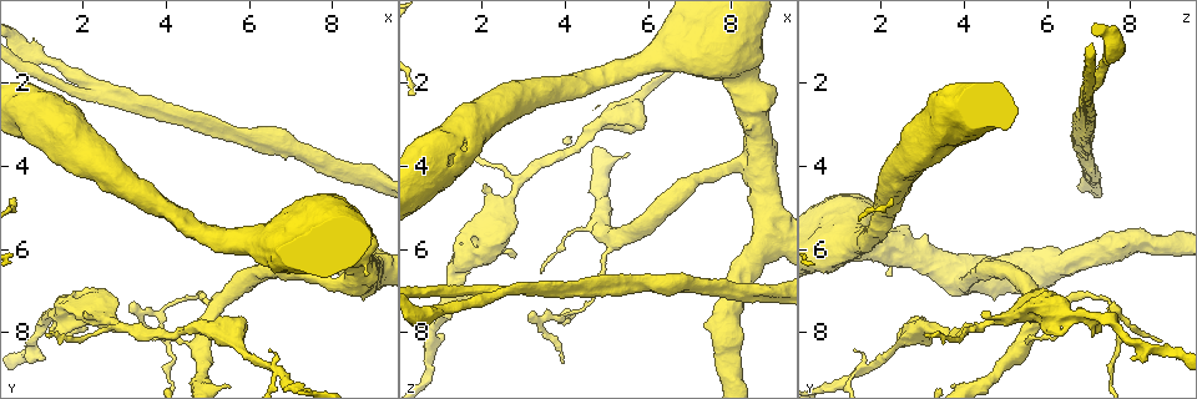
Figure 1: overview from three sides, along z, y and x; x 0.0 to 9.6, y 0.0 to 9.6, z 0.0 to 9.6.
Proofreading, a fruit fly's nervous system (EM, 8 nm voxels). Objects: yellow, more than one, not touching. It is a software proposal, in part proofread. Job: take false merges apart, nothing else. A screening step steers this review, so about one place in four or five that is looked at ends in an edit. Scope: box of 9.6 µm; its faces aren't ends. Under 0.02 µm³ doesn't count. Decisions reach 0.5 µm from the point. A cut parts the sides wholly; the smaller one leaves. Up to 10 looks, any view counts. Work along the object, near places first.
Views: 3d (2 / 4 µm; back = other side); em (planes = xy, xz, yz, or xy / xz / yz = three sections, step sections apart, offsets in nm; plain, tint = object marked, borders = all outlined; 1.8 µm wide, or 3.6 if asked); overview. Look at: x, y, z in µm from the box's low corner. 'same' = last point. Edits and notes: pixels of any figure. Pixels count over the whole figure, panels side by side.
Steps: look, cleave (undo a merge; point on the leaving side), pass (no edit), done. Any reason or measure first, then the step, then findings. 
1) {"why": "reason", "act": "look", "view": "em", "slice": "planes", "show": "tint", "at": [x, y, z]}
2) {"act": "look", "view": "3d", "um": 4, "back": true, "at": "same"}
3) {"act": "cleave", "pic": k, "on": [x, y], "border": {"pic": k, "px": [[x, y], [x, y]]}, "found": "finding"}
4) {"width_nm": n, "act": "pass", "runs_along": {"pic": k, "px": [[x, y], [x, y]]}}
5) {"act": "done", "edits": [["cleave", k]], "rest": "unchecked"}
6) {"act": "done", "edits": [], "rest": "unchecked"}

{"why": "calibre changes", "act": "look", "view": "3d", "um": 4, "back": true, "at": [6.10, 3.35, 6.85]}

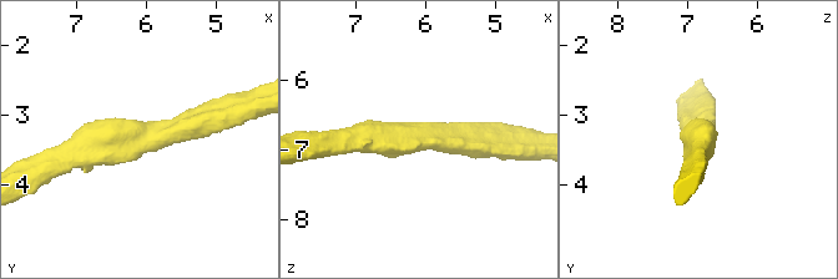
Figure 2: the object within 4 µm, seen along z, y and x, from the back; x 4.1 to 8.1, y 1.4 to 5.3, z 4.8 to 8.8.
{"arm_widths_nm": [280, 400], "why": "now the EM", "act": "look", "view": "em", "um": 3.6, "slice": "planes", "show": "tint", "at": [6.10, 3.30, 6.85]}

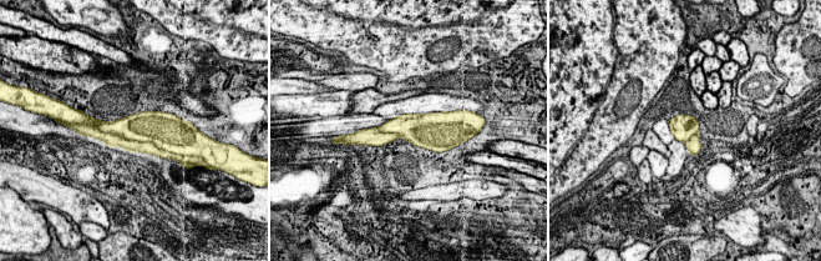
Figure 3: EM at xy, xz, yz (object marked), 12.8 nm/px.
{"act": "cleave", "pic": 3, "on": [110, 140], "part_leaving": {"pic": 3, "px": [[94, 130], [110, 140], [157, 152]]}, "found": "two neurons meet here"}

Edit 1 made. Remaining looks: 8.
{"why": "closes a loop", "act": "look", "view": "3d", "um": 4, "at": [1.45, 7.50, 5.85]}

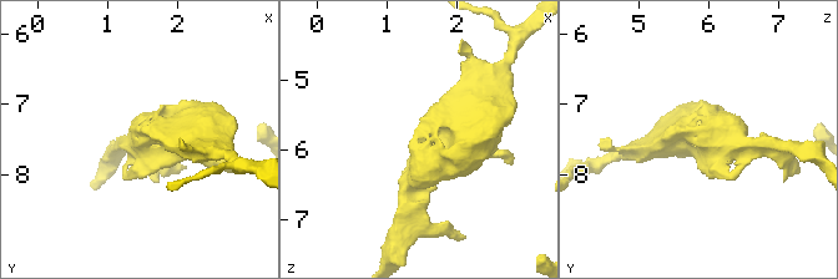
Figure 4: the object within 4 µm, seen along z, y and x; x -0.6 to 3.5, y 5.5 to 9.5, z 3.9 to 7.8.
{"why": "need the tissue", "act": "look", "view": "em", "slice": "planes", "show": "tint", "at": [1.40, 7.60, 5.80]}

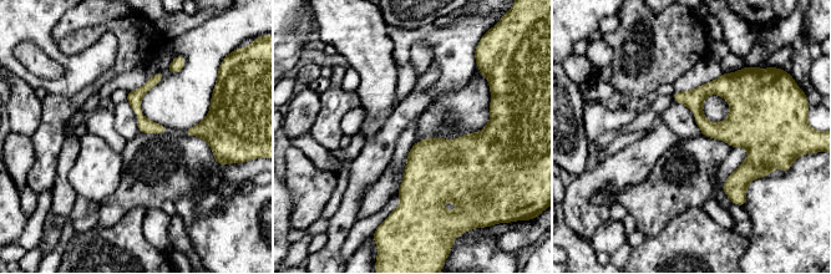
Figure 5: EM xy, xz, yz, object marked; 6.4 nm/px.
{"act": "pass", "runs_along": {"pic": 5, "px": [[735, 75], [753, 166], [734, 196]]}, "found": "all the same neuron"}

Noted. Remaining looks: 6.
{"why": "thick turns thin", "act": "look", "view": "3d", "um": 2, "at": [5.45, 7.95, 2.70]}

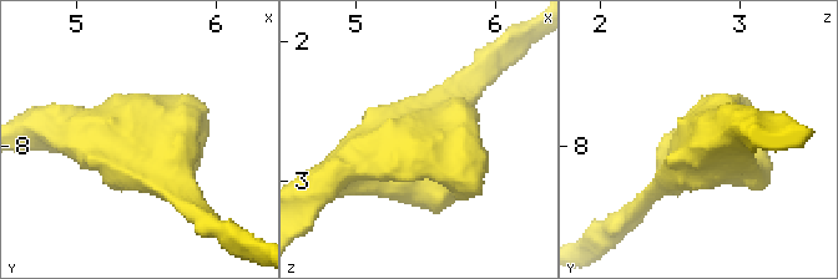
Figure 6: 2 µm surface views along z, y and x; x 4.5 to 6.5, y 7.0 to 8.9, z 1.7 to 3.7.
{"why": "shape alone is not enough", "act": "look", "view": "em", "slice": "planes", "show": "tint", "at": [5.40, 7.96, 2.64]}

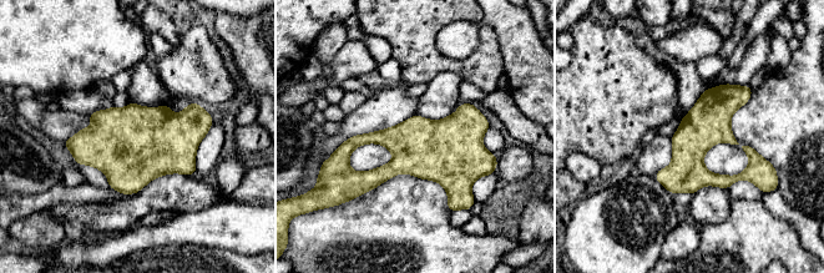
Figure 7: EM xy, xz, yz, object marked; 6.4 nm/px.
{"act": "pass", "found": "continuous, no second neuron"}

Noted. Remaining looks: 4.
{"act": "look", "view": "3d", "um": 4, "at": [6.65, 8.90, 1.55]}

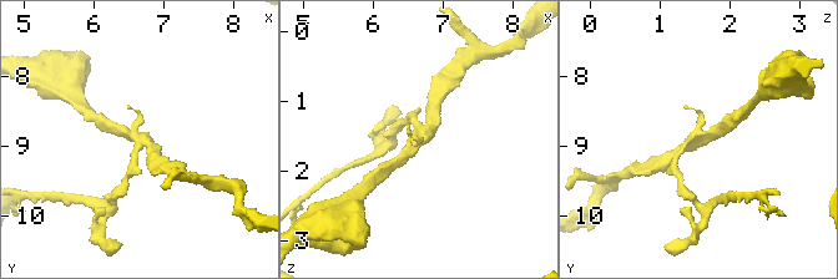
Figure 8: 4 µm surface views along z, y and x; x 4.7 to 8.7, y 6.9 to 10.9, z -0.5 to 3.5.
{"arms": 3, "why": "need the tissue", "act": "look", "view": "em", "um": 3.6, "slice": "planes", "show": "plain", "at": [6.65, 8.85, 1.55]}

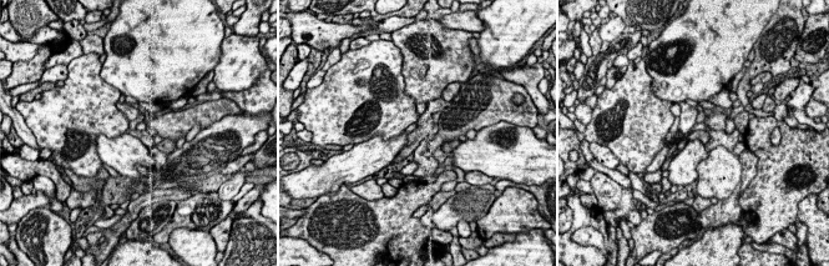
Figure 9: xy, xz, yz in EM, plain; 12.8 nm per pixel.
{"why": "where the object lies", "act": "look", "view": "em", "um": 3.6, "slice": "planes", "show": "tint", "at": "same"}

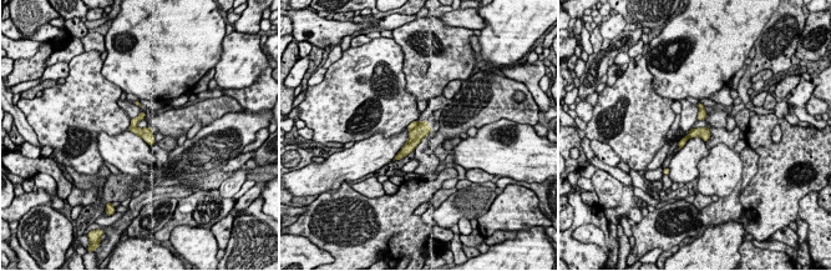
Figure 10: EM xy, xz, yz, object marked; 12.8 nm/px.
{"act": "cleave", "pic": 10, "on": [415, 136], "border": {"pic": 10, "px": [[419, 123], [411, 130]]}, "found": "a second neuron is stuck on"}

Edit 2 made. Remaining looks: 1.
{"act": "done", "edits": [["cleave", 3], ["cleave", 10]], "rest": "unchecked"}

